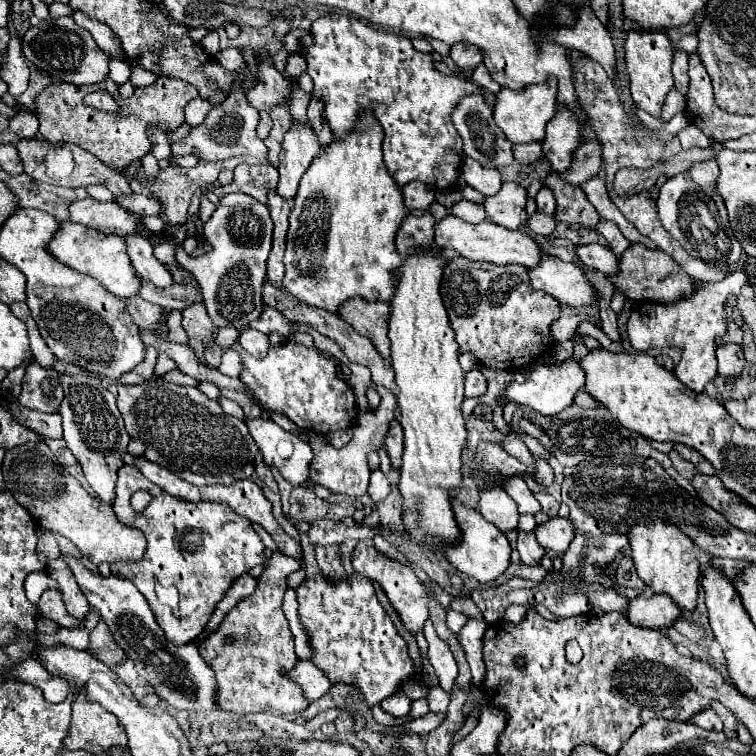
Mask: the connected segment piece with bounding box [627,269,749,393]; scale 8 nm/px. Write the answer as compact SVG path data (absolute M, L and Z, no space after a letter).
M744 269L728 274L721 283L703 283L695 281L695 289L691 295L675 301L675 303L659 303L645 301L639 311L633 311L627 321L627 335L637 351L649 351L657 347L681 347L681 363L677 365L677 379L695 393L703 393L705 385L717 375L715 349L719 341L727 335L729 315L725 309L725 301L729 293L738 295L741 288L749 283Z

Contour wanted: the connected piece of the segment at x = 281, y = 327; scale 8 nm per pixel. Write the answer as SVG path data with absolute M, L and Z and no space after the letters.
M265 307L263 309L263 313L261 313L261 317L255 321L255 323L251 323L251 327L255 327L257 331L263 331L263 333L273 333L273 331L277 331L277 333L281 333L283 337L287 337L287 335L291 335L291 321L289 319L285 319L277 309L273 309L273 307Z

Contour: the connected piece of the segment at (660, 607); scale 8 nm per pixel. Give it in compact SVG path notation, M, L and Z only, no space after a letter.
M651 595L651 597L635 597L629 601L623 615L627 621L635 627L647 627L647 629L663 629L671 625L681 611L675 609L675 603L669 597L663 595Z

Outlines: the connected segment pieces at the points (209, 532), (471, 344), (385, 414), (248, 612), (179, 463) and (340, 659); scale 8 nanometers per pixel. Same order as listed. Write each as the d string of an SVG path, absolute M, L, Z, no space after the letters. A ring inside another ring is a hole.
M123 465L123 469L119 469L113 511L119 521L143 531L147 537L147 551L139 563L113 563L111 573L131 581L145 595L167 641L175 645L191 643L203 631L211 611L223 599L229 585L251 567L265 563L263 543L253 531L251 521L245 521L223 503L179 501L147 481L133 465ZM139 489L153 495L153 501L143 513L135 513L129 505L131 495ZM171 591L177 595L173 603L165 599Z
M455 257L445 265L441 297L457 335L459 353L473 353L485 367L501 367L511 373L547 351L549 327L559 319L559 303L531 287L523 265L473 263Z
M373 385L377 393L381 395L381 403L377 411L373 413L361 413L353 423L353 439L343 449L327 449L327 443L321 433L309 435L309 445L313 449L313 461L311 461L311 485L319 483L327 487L335 495L345 495L349 499L359 499L367 493L369 487L369 467L367 467L367 455L373 451L379 451L383 447L383 441L387 437L391 421L395 421L395 409L397 409L397 397L383 385Z
M273 553L265 563L261 577L257 579L255 591L241 599L225 615L217 631L201 641L199 653L215 669L219 683L217 703L223 711L237 715L263 713L271 709L279 713L299 713L309 705L299 685L295 685L287 675L281 675L281 671L291 671L297 663L293 635L281 609L283 595L287 591L287 575L297 569L301 569L299 559L285 557L283 553ZM225 637L233 637L235 643L225 645Z
M149 379L139 385L109 385L115 395L125 429L131 437L143 439L147 461L171 469L183 481L193 485L235 483L237 479L251 479L261 487L255 473L253 459L257 445L247 431L247 425L231 415L225 415L217 401L211 401L197 387L181 387L163 379Z
M353 573L349 577L333 581L331 577L313 575L313 577L307 577L295 589L295 593L297 593L297 603L299 603L299 621L309 635L309 645L313 649L311 661L319 671L327 675L331 685L343 683L343 685L357 687L369 707L379 705L383 699L397 693L409 681L421 681L425 685L425 679L415 671L413 659L407 653L407 643L397 633L387 611L379 605L373 583L367 577Z

